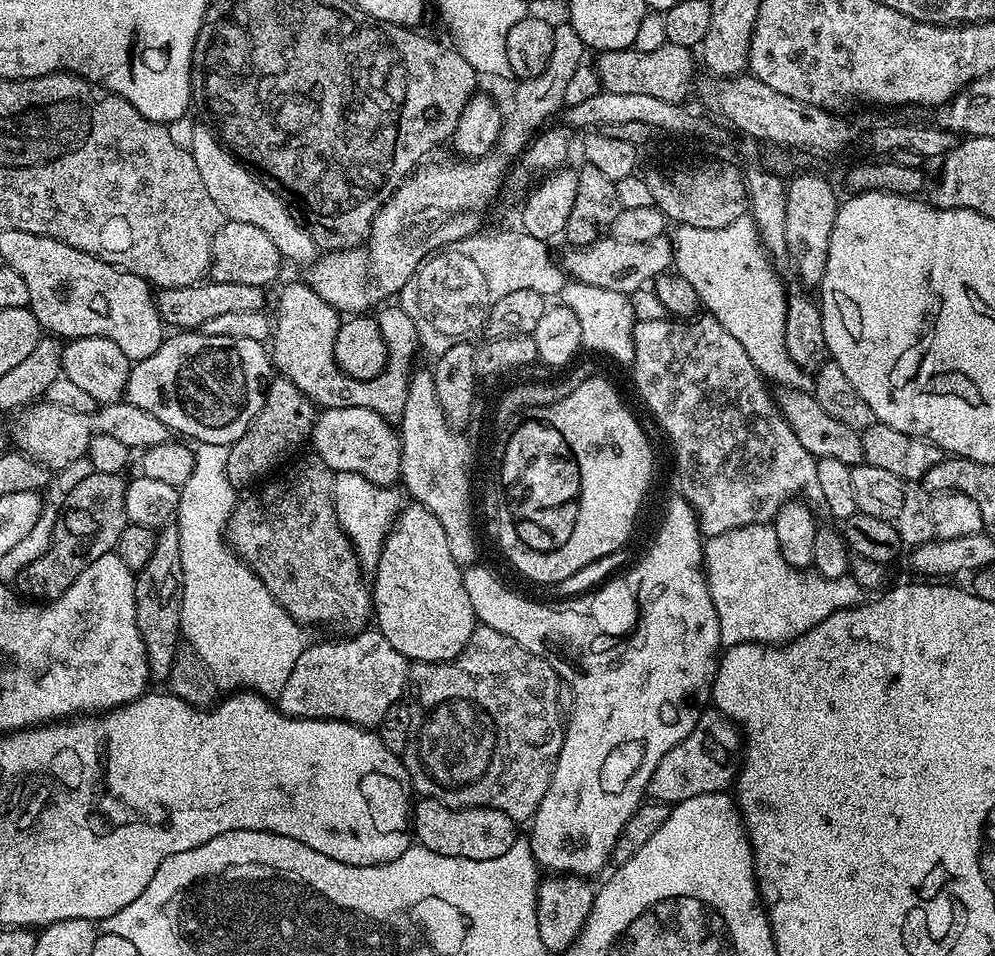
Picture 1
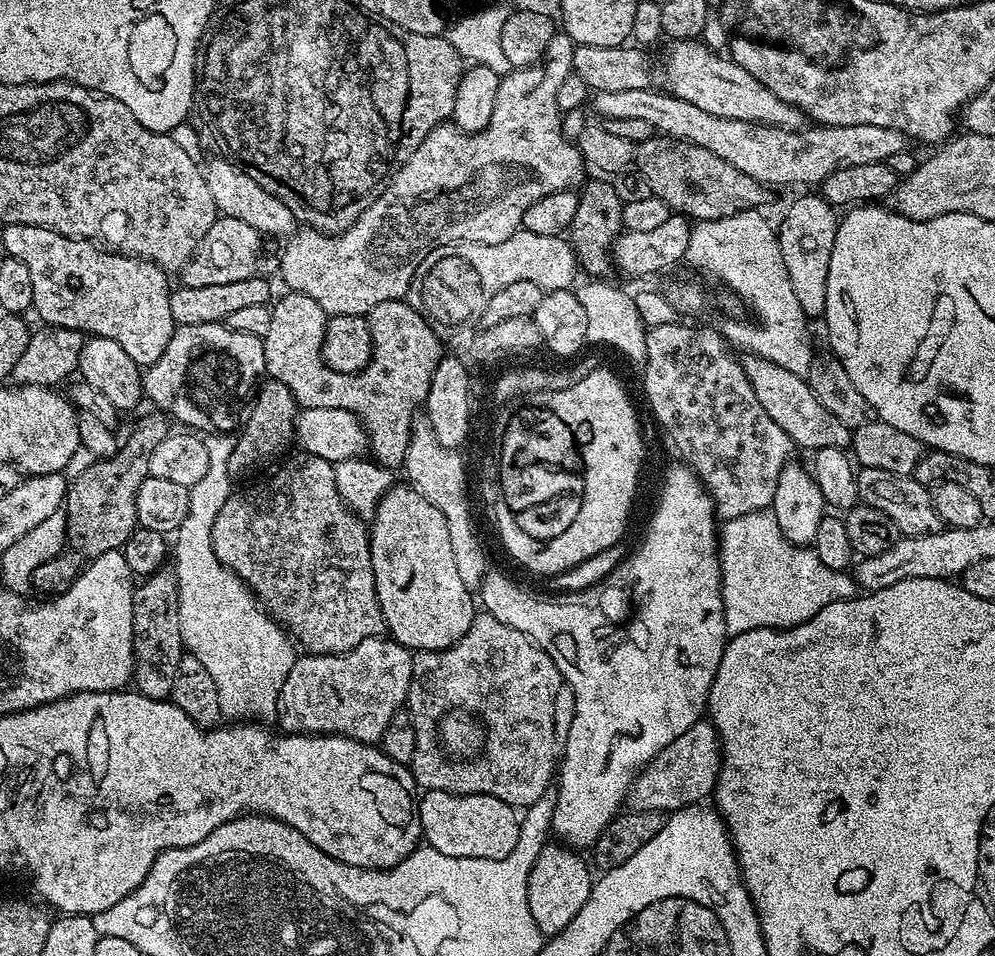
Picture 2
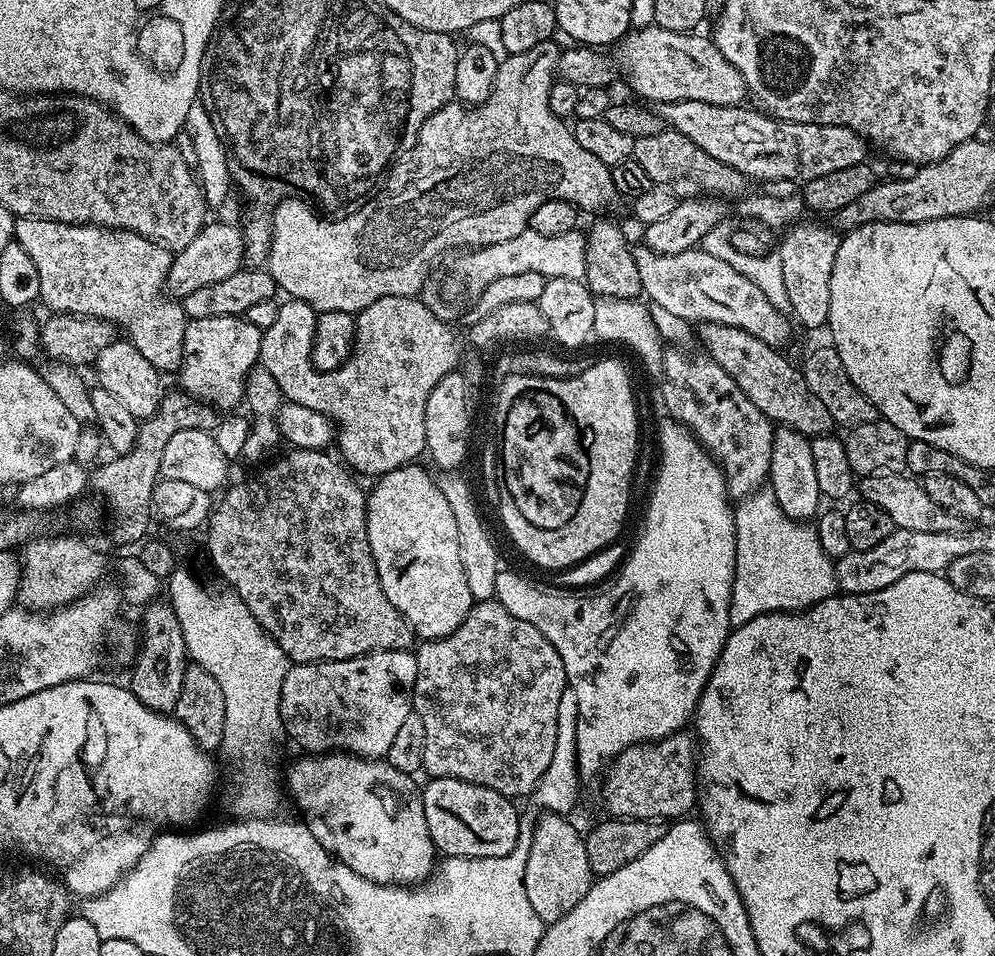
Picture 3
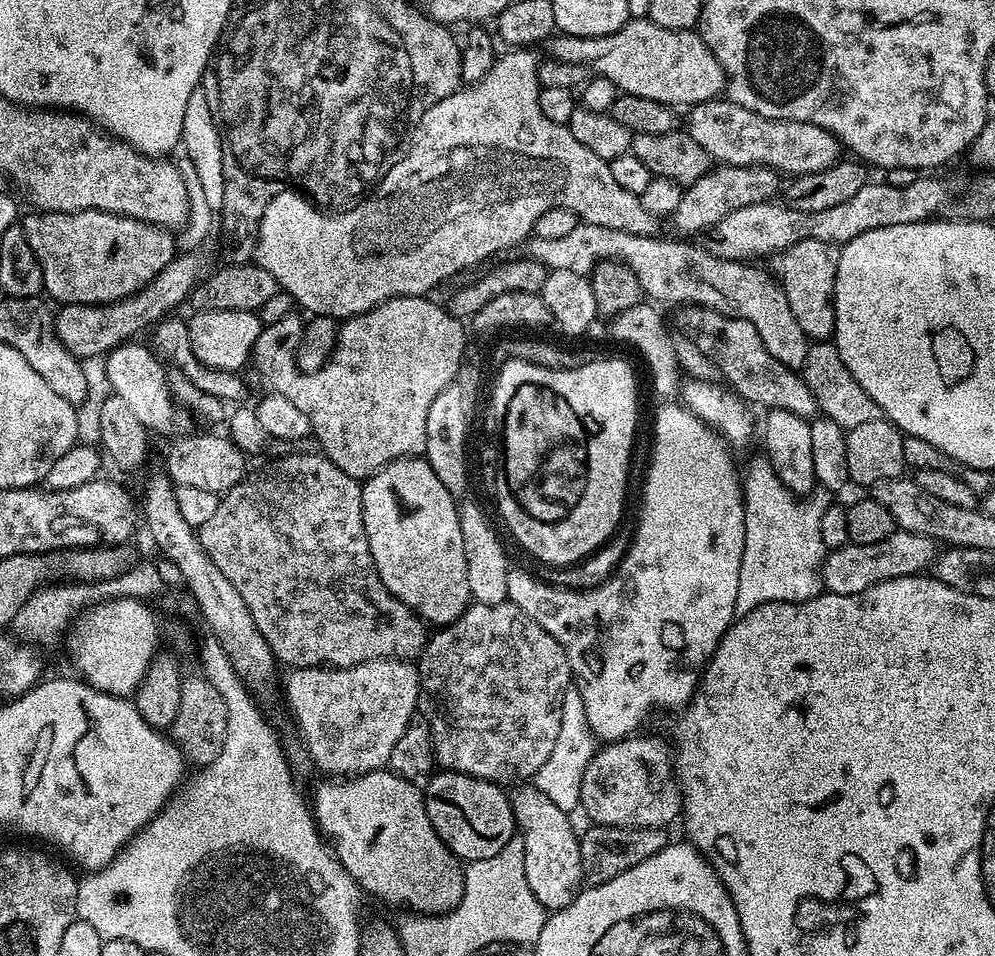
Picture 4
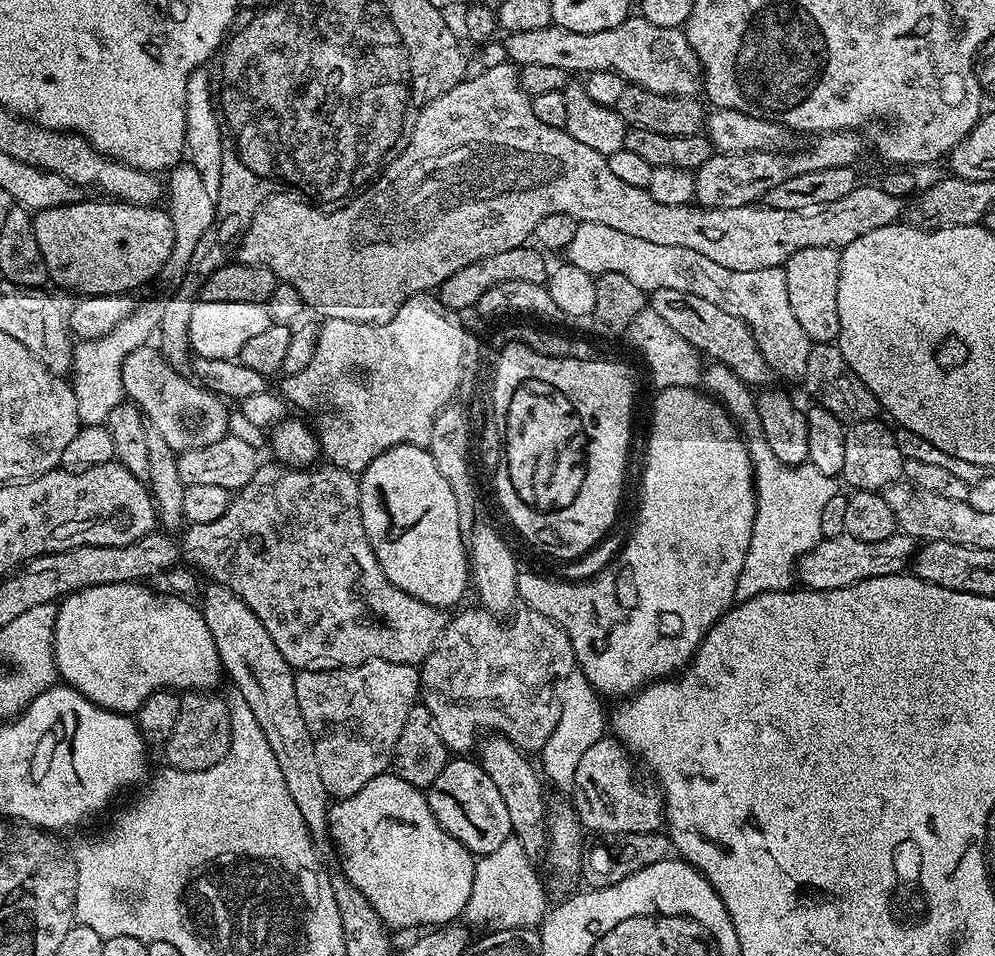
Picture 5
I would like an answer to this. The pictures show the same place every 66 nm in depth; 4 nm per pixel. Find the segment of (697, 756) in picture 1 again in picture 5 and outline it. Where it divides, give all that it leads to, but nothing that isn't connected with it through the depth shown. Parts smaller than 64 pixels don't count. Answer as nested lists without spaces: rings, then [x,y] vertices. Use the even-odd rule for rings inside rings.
[[[605,734],[601,740],[594,742],[578,762],[578,771],[574,774],[574,786],[570,793],[570,803],[576,810],[576,817],[589,833],[601,832],[601,837],[628,835],[631,832],[660,832],[665,823],[664,794],[659,784],[651,775],[640,776],[641,769],[636,769],[637,761],[619,740]]]

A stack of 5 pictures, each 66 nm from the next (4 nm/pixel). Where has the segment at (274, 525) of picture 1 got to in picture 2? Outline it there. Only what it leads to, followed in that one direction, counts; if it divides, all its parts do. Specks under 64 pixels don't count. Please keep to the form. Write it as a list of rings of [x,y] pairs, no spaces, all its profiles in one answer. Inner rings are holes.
[[[308,452],[297,455],[289,455],[287,458],[281,459],[278,466],[264,474],[269,474],[269,476],[261,475],[259,477],[261,480],[257,484],[252,484],[249,488],[242,489],[241,492],[240,489],[233,491],[232,495],[226,498],[226,506],[222,506],[222,510],[218,510],[218,518],[214,518],[212,545],[214,546],[214,554],[218,554],[218,562],[222,562],[231,572],[238,574],[238,578],[242,578],[242,582],[259,600],[260,607],[292,637],[293,641],[307,655],[337,656],[343,652],[354,650],[354,646],[358,646],[358,642],[366,642],[366,638],[381,635],[386,628],[384,615],[378,602],[376,579],[372,569],[370,528],[361,517],[349,508],[348,503],[339,493],[338,486],[334,482],[334,464],[327,461],[326,458],[315,457],[314,454]]]

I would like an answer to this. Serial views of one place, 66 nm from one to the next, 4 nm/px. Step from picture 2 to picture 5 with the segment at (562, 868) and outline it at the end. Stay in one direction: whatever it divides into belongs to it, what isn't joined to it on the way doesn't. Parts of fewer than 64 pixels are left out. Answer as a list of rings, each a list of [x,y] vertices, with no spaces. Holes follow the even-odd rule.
[[[488,734],[479,741],[478,763],[486,774],[490,774],[498,794],[502,794],[502,802],[506,802],[506,810],[510,814],[512,836],[522,842],[522,850],[531,858],[543,857],[548,846],[548,806],[544,800],[545,781],[538,771],[537,765],[532,764],[529,757],[514,742],[499,734]]]

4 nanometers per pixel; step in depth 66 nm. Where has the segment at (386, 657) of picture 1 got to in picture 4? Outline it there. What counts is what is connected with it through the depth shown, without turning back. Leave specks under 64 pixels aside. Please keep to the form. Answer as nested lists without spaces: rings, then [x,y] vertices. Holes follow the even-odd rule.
[[[371,660],[370,662],[362,662],[355,664],[349,668],[294,668],[287,673],[288,685],[283,685],[282,692],[288,695],[288,708],[296,715],[296,724],[300,727],[298,733],[299,739],[304,745],[304,749],[310,754],[313,765],[317,769],[320,768],[329,777],[336,778],[355,778],[366,774],[367,772],[381,771],[387,765],[390,754],[394,754],[394,746],[398,742],[398,738],[402,738],[402,734],[407,730],[408,725],[413,723],[414,717],[418,712],[418,701],[420,699],[420,669],[415,663],[407,660]]]

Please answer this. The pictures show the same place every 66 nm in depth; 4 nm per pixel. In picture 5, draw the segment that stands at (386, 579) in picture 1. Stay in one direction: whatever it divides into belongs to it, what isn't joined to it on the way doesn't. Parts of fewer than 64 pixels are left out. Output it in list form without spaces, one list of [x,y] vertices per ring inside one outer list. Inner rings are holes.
[[[413,444],[394,446],[378,454],[378,458],[359,473],[358,479],[362,526],[388,581],[398,586],[398,590],[406,590],[406,594],[418,598],[418,602],[445,610],[455,609],[464,591],[470,588],[470,556],[466,551],[466,533],[458,522],[454,490],[450,490],[450,482],[442,478],[438,466],[434,466],[428,449]]]

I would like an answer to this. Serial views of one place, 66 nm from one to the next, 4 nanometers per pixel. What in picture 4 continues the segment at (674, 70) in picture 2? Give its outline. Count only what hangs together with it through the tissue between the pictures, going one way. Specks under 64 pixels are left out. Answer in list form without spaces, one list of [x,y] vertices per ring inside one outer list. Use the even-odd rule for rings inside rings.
[[[632,18],[614,34],[582,38],[556,34],[547,41],[547,55],[558,62],[574,62],[589,73],[605,76],[623,95],[654,98],[669,106],[691,106],[717,99],[725,91],[724,71],[699,31],[675,32],[647,18]]]

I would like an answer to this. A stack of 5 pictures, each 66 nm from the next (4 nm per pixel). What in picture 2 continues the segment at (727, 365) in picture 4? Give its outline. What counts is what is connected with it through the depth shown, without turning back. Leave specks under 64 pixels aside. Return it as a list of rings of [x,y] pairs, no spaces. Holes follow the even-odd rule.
[[[745,355],[742,363],[744,373],[748,376],[754,388],[754,394],[758,394],[758,402],[762,402],[762,410],[766,410],[766,414],[770,414],[770,418],[774,418],[774,422],[778,422],[778,426],[782,426],[782,430],[786,430],[786,434],[792,439],[793,445],[797,449],[847,449],[851,445],[852,429],[842,426],[842,422],[838,422],[838,418],[834,418],[834,414],[830,414],[830,410],[826,410],[822,406],[822,402],[818,402],[818,398],[814,398],[814,390],[810,390],[805,377],[798,374],[790,374],[790,370],[782,370],[782,366],[774,366],[774,362],[770,362],[761,356]]]

